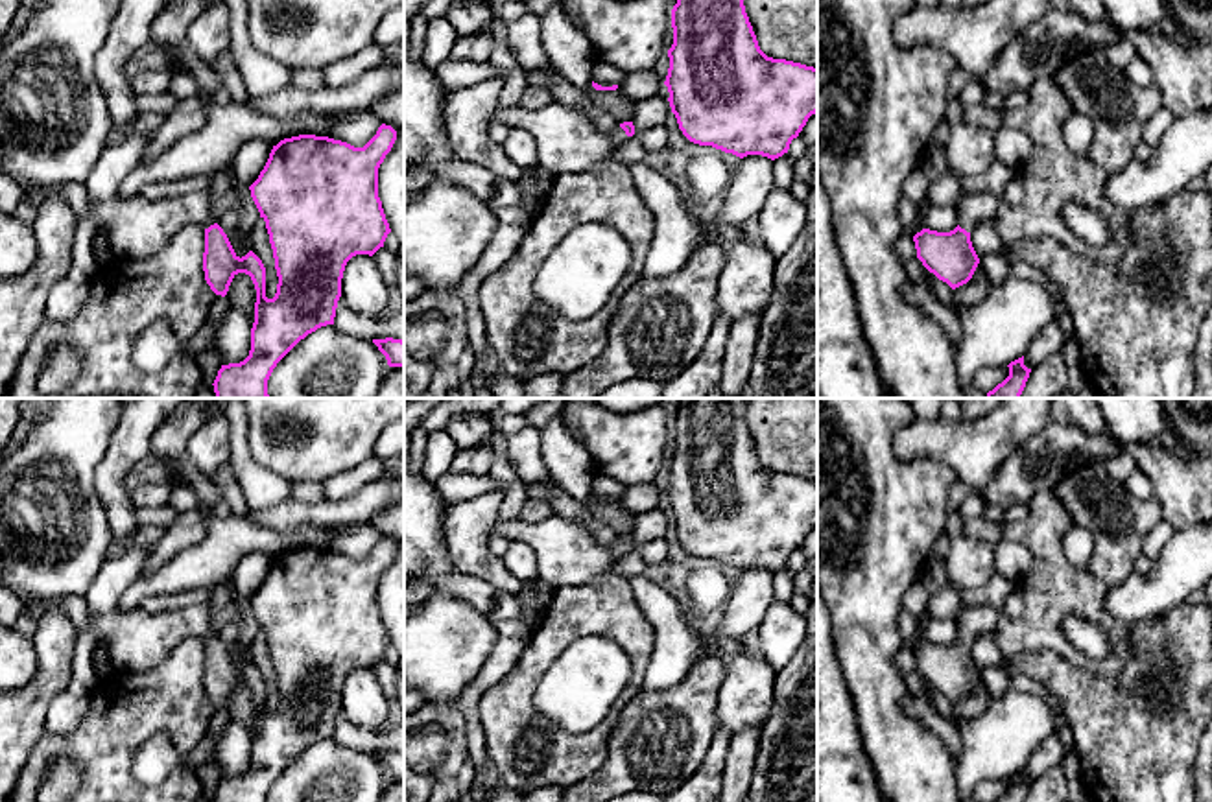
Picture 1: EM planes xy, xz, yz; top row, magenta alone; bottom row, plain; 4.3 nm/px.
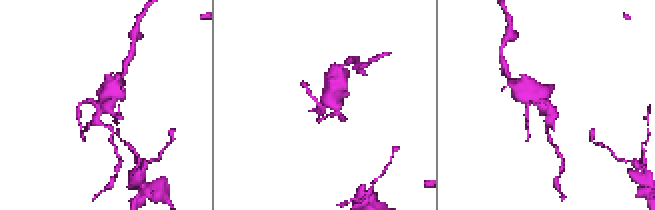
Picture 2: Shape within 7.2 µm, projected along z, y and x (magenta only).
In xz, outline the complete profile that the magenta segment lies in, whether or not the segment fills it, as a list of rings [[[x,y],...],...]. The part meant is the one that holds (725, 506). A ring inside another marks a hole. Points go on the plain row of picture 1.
[[[681,398],[664,498],[690,555],[775,573],[817,525],[817,481],[767,470],[743,413],[745,398]]]

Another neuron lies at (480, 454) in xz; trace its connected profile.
[[[485,442],[476,448],[459,450],[450,465],[448,472],[485,476],[494,461],[493,442]]]

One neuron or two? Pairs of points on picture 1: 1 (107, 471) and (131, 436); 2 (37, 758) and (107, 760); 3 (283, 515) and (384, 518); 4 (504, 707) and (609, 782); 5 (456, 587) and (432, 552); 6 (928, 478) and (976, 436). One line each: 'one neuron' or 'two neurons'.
1: one neuron
2: one neuron
3: two neurons
4: two neurons
5: one neuron
6: two neurons

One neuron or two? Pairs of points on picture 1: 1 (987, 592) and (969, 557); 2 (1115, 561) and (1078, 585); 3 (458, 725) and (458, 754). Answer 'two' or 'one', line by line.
1: two
2: two
3: one

